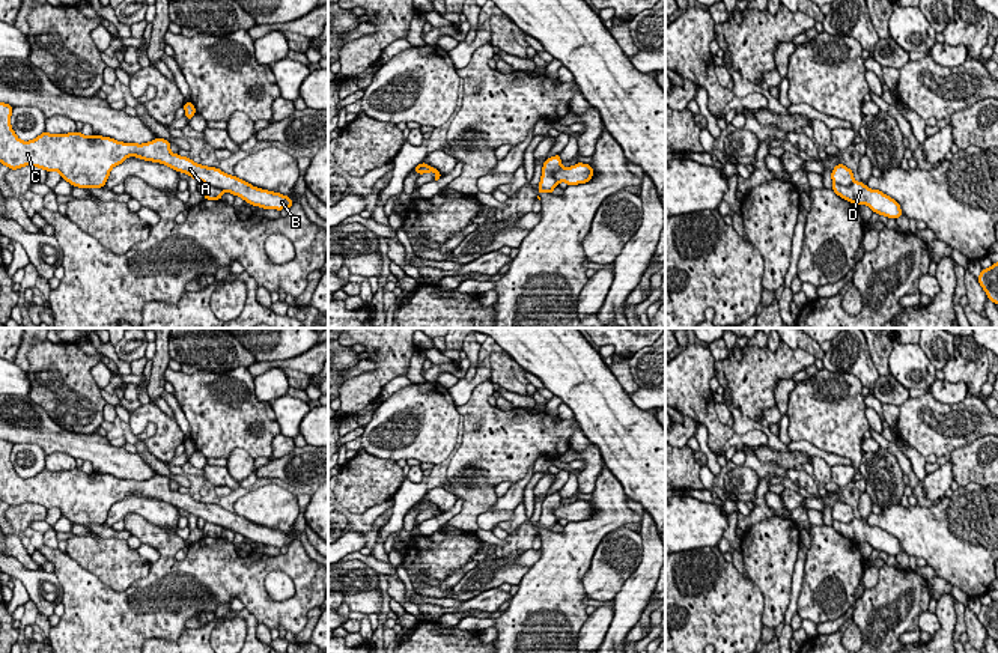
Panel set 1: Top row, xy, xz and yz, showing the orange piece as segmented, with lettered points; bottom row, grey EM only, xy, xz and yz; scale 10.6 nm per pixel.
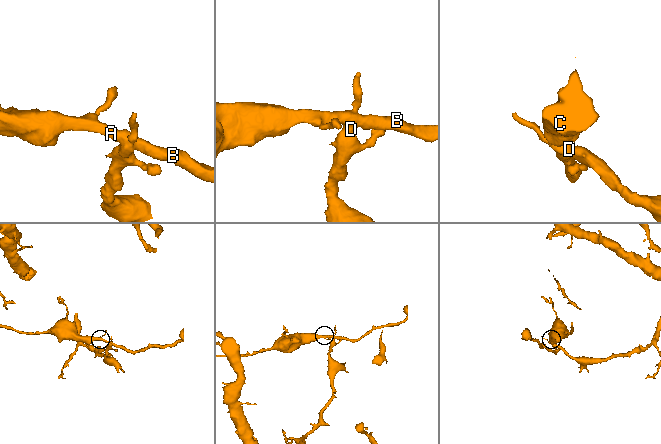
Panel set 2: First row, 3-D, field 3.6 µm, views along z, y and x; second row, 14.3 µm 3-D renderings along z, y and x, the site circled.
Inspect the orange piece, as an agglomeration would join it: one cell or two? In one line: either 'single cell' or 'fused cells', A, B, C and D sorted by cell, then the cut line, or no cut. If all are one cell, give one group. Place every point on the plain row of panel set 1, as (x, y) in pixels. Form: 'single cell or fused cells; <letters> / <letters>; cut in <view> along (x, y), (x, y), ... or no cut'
fused cells; A B C / D; cut in yz along (855, 518), (848, 522), (834, 519)

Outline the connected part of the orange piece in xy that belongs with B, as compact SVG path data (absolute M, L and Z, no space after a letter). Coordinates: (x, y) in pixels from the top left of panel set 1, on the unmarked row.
M0 439L0 500L11 507L33 503L45 509L59 509L62 516L72 524L102 525L114 503L122 501L128 494L137 494L145 498L161 500L194 515L197 519L202 518L239 533L253 543L281 548L294 542L288 533L256 525L235 512L230 513L220 506L196 501L187 494L172 491L170 478L160 474L137 481L95 471L86 474L77 468L56 472L44 468L39 474L23 478L11 463L12 447L12 442Z

